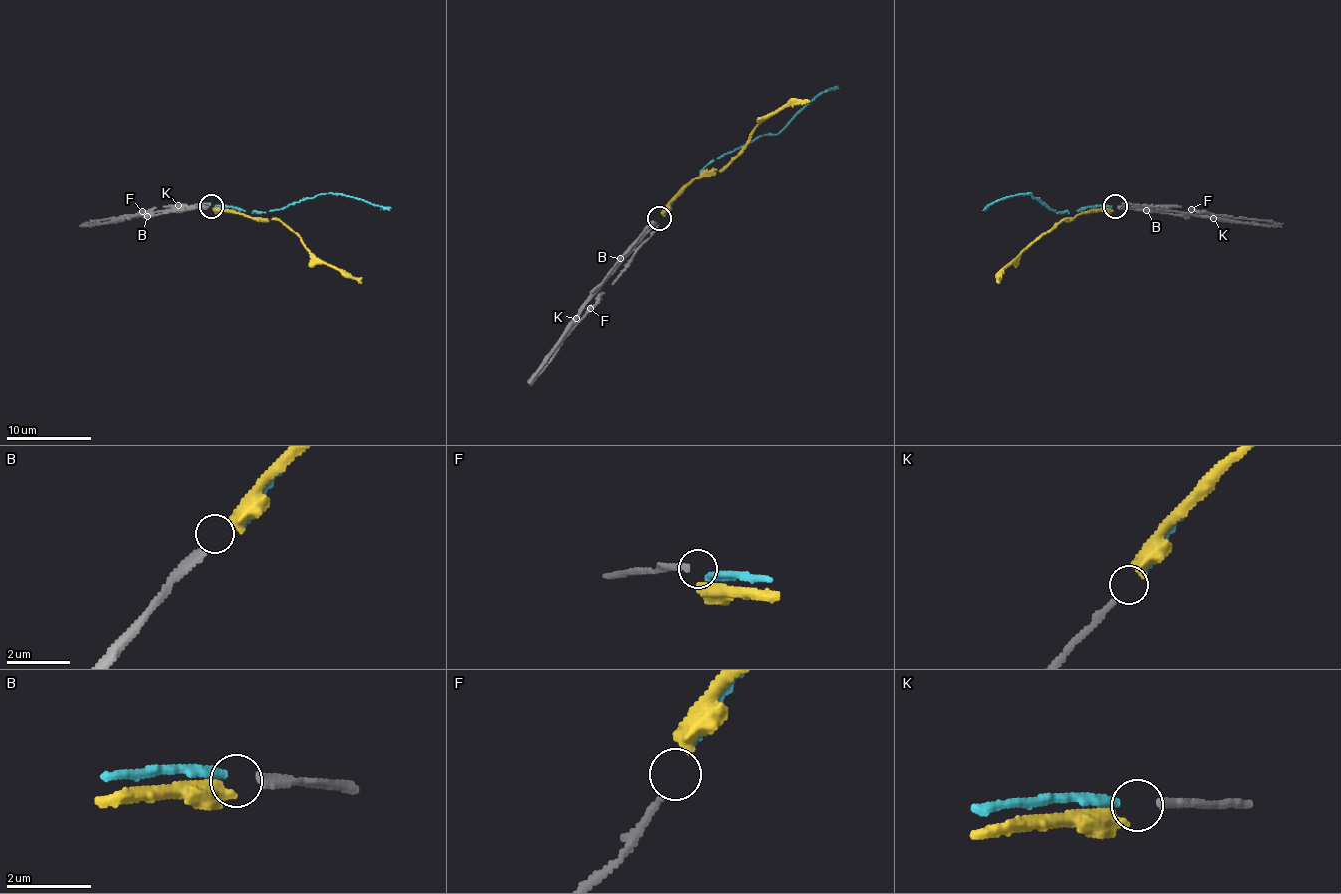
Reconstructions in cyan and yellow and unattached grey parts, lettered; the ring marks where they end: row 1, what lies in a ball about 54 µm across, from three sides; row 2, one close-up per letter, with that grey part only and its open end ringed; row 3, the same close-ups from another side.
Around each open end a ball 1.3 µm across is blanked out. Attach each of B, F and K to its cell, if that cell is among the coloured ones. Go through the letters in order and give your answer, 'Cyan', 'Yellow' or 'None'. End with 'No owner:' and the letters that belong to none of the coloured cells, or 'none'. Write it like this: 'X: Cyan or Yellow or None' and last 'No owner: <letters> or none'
B: Yellow
F: None
K: Cyan
No owner: F

